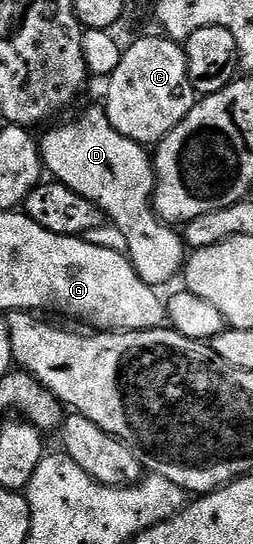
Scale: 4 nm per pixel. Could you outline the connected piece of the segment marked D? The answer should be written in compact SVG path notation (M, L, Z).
M101 106L90 107L79 119L71 121L67 127L54 127L46 136L41 136L42 161L47 172L50 171L57 182L63 183L68 189L88 197L88 201L98 204L104 212L105 218L113 226L118 227L124 237L128 237L128 258L134 266L134 271L145 283L151 287L161 288L161 283L169 279L179 278L184 264L188 258L188 248L183 236L178 235L173 226L162 222L154 211L154 165L152 155L143 144L132 141L119 133L110 124Z

